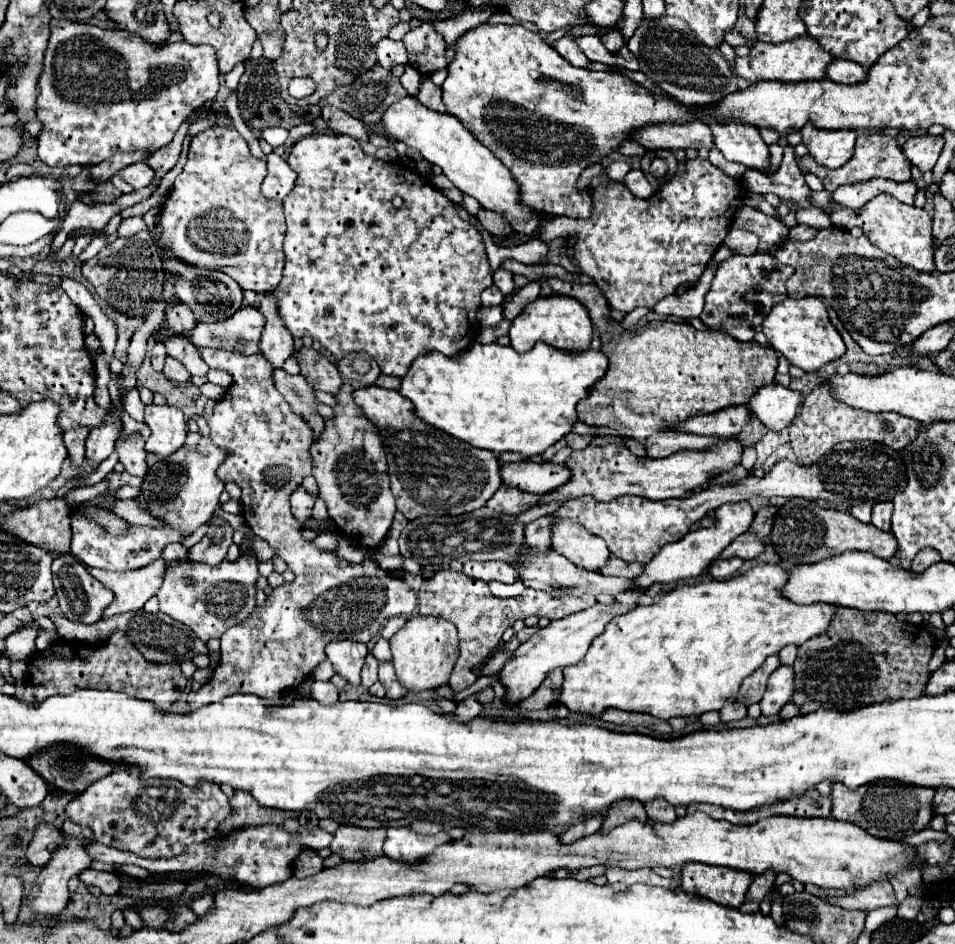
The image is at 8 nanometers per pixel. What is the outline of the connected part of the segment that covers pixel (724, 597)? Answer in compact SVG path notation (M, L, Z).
M760 564L754 566L752 570L732 578L732 580L722 580L722 582L696 582L692 584L678 584L672 592L664 594L660 602L654 602L650 606L638 606L634 612L628 612L626 616L616 616L608 626L606 632L602 636L598 636L598 640L594 640L594 644L590 644L586 656L582 658L582 662L574 664L574 666L566 666L564 668L564 682L560 688L560 696L558 702L564 704L570 712L578 712L578 714L588 714L592 718L600 716L606 708L618 708L618 710L626 710L626 712L642 712L642 714L652 714L656 718L662 720L670 720L674 716L700 716L704 712L710 710L720 710L726 704L732 704L736 700L738 688L742 684L742 680L746 676L750 676L754 670L758 670L762 666L762 662L770 656L770 654L778 654L784 646L788 644L804 644L806 640L822 634L828 628L828 622L832 618L832 614L836 612L836 606L828 606L828 604L810 604L810 606L798 606L790 600L786 600L780 590L784 586L784 582L788 580L788 570L776 566L776 564Z

